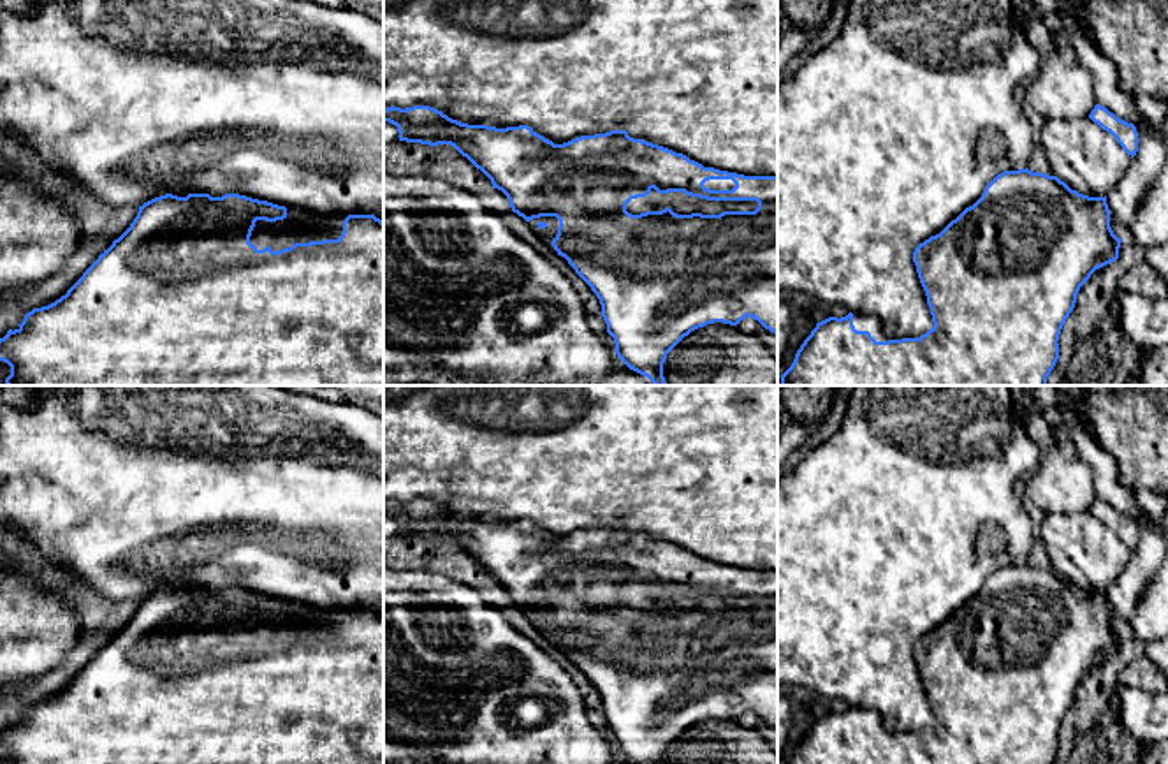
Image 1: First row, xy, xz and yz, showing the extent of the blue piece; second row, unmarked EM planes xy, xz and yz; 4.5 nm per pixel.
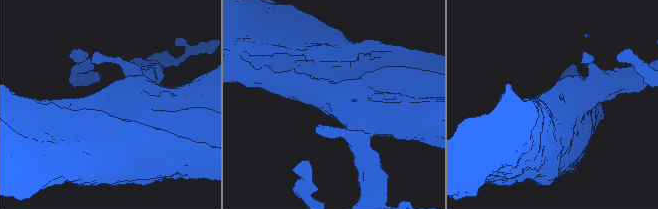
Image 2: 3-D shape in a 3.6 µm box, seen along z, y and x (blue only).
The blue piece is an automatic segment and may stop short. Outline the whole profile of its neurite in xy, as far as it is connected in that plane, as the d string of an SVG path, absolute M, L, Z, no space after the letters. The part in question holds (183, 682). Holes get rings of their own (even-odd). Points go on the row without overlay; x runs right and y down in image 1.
M165 588L139 600L130 621L99 650L65 690L33 702L18 720L0 732L0 755L11 764L383 764L383 609L324 613L239 588Z

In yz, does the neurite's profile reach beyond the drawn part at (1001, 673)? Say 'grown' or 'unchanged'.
grown

